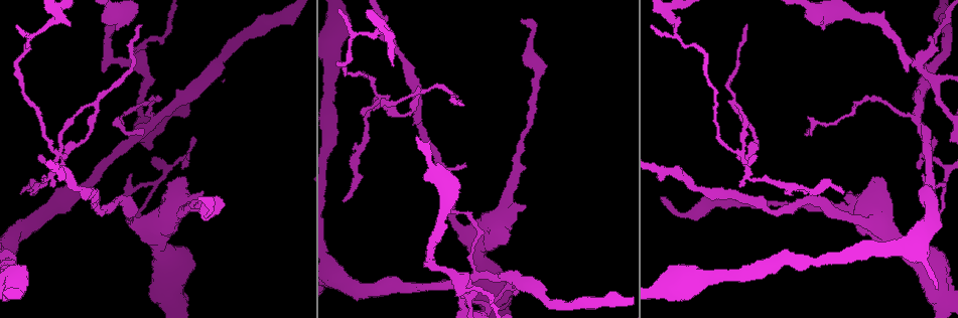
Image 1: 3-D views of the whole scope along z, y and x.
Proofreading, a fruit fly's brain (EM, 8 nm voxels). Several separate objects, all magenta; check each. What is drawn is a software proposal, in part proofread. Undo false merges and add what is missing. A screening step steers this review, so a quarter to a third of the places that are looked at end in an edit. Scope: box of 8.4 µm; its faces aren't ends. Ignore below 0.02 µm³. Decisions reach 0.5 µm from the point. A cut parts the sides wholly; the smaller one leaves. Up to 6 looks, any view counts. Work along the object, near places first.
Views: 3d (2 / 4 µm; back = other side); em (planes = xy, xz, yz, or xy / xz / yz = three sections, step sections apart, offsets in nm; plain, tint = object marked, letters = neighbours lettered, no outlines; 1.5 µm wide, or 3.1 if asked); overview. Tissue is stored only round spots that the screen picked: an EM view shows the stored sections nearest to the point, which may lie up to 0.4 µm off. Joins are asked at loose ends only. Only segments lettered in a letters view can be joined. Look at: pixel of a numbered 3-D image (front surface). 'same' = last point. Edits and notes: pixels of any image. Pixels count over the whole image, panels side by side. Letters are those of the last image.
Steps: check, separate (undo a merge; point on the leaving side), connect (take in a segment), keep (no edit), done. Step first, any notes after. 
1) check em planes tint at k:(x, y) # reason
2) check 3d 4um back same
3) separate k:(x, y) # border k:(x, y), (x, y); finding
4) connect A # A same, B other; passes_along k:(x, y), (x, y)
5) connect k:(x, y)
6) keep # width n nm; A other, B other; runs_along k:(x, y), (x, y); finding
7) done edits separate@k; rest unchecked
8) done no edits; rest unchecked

check 3d 2um at 1:(747, 24) # tapers out

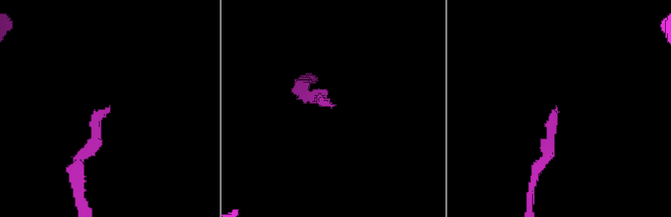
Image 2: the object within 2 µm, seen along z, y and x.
check em xy step 4 letters at 2:(106, 109) # shape alone is not enough

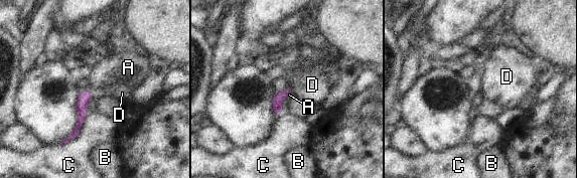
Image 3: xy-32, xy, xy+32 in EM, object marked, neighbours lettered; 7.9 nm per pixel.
check em planes letters same

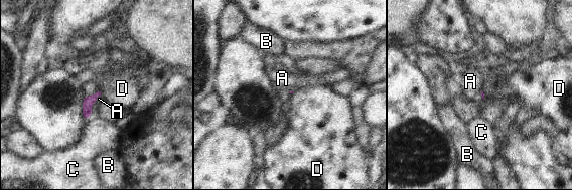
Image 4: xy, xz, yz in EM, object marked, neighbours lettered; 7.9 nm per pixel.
keep # A other, B other, C other, D other; border 4:(100, 90), (101, 96); none of them fits

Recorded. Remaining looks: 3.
check em planes plain at 1:(917, 166) # branch stops here

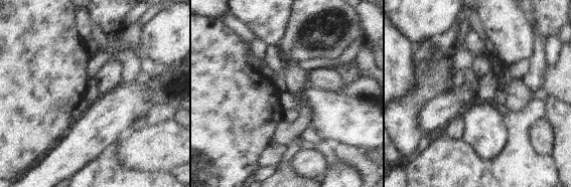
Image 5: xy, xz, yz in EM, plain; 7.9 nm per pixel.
check em planes tint same

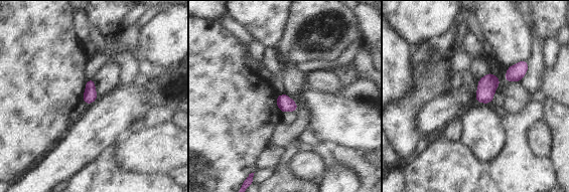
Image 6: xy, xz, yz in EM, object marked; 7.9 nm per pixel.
check em planes letters same # what lies round it

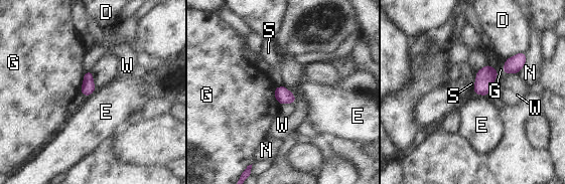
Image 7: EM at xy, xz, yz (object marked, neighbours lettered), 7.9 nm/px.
keep # longest_contact D 190 nm; D other, E other, G other, N other, S other, W other; border 7:(282, 84), (276, 87); none of them fits

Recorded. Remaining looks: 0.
done no edits; rest unchecked

